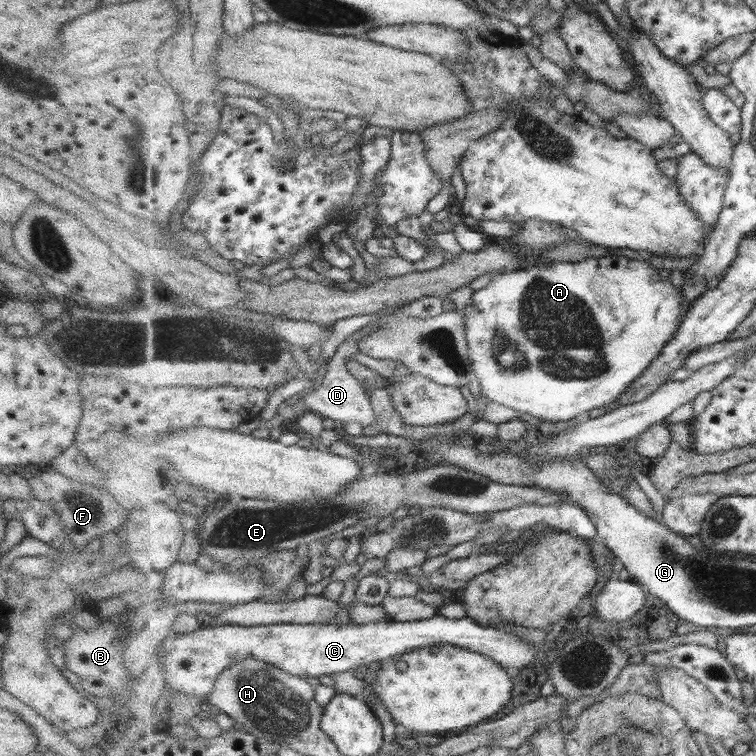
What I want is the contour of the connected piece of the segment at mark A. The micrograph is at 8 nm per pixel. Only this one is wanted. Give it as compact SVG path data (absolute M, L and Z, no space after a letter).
M628 253L613 254L611 258L591 258L585 262L559 262L543 265L535 265L528 270L517 269L512 272L494 275L491 282L482 289L473 292L472 301L465 307L465 337L469 347L469 358L472 362L473 372L481 393L491 400L505 406L526 412L539 419L551 421L553 423L571 420L582 412L593 410L593 408L603 408L608 404L613 404L652 364L664 349L664 346L671 341L681 327L681 314L683 308L686 312L693 301L685 304L683 288L675 287L670 279L661 278L659 271L645 261L643 256L634 256Z

